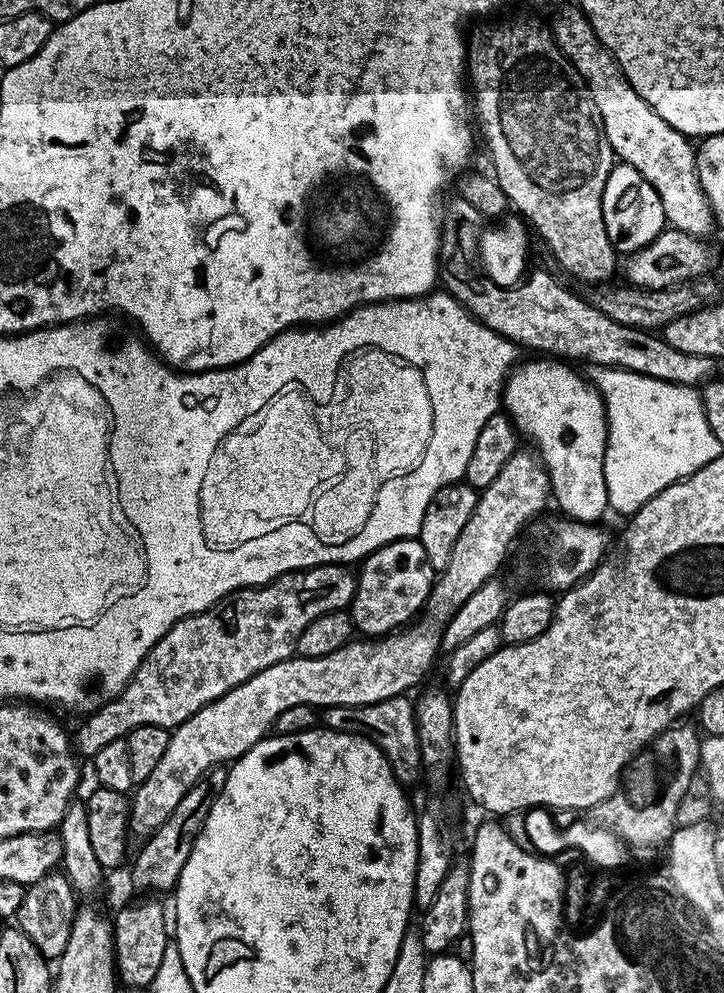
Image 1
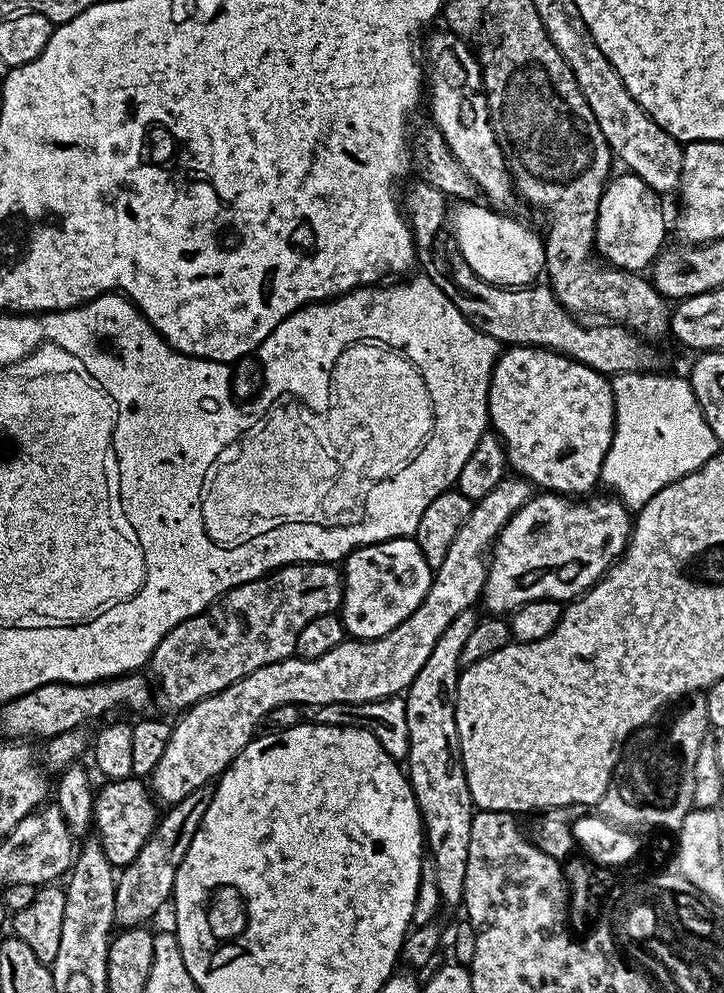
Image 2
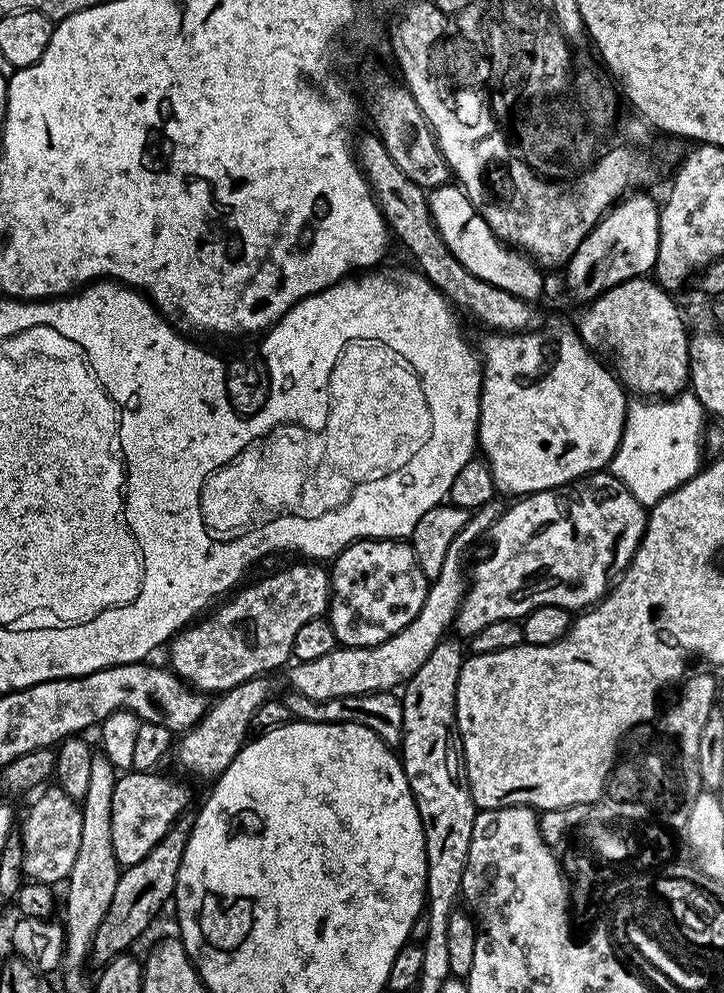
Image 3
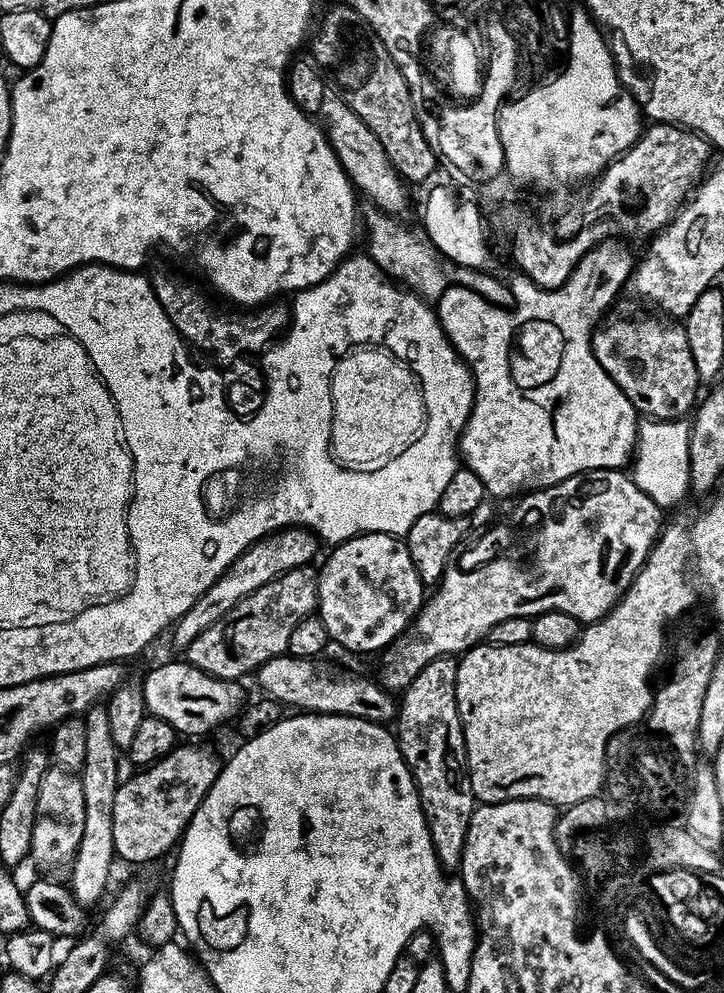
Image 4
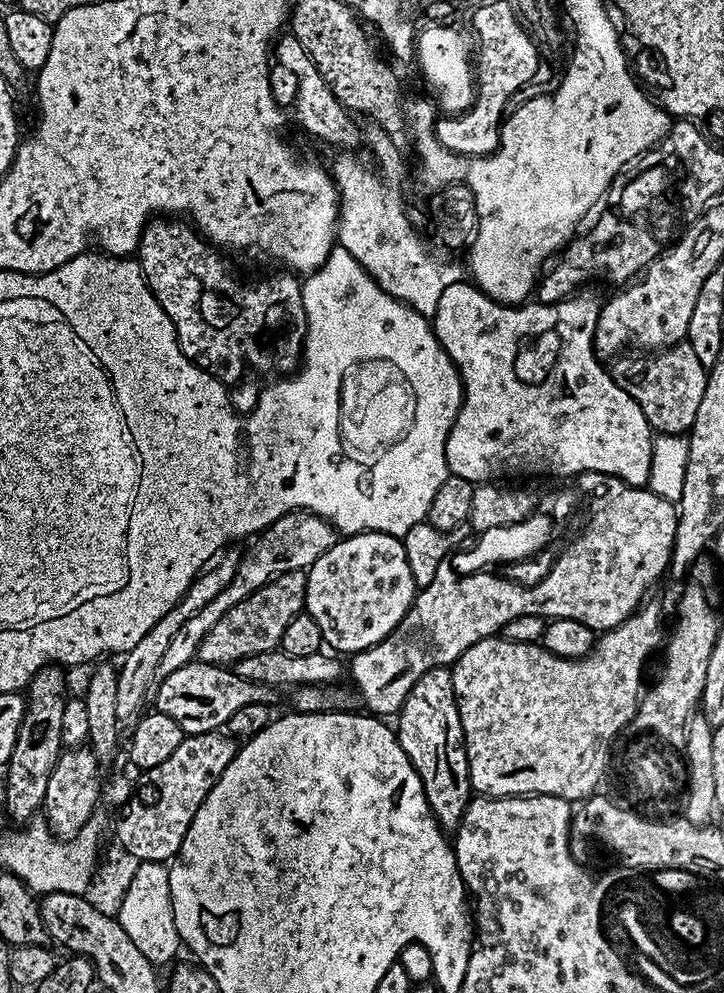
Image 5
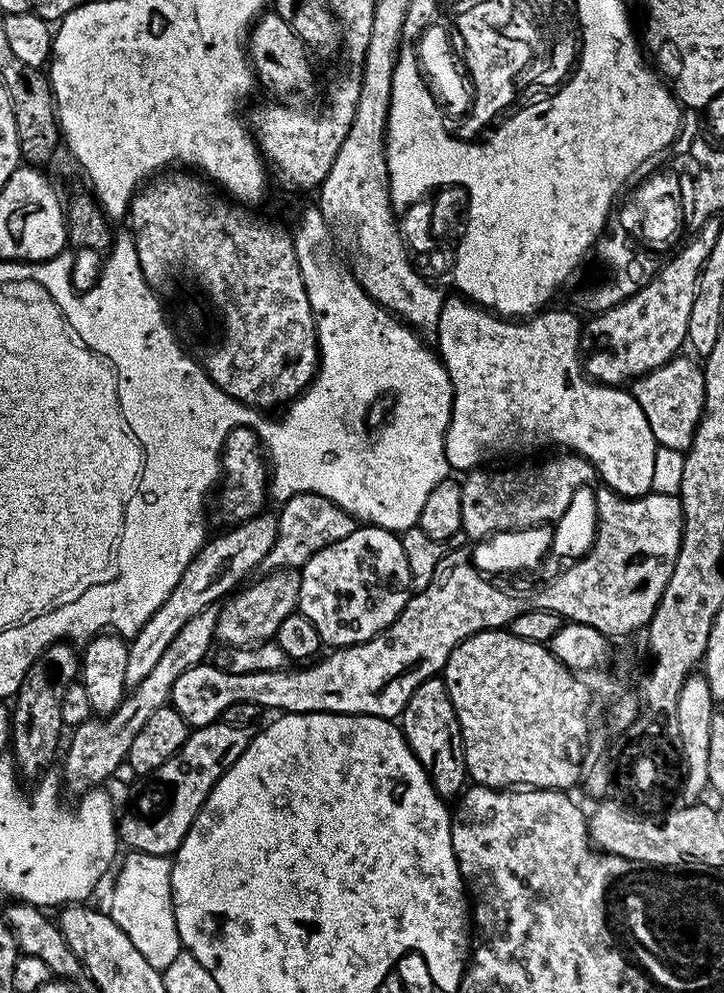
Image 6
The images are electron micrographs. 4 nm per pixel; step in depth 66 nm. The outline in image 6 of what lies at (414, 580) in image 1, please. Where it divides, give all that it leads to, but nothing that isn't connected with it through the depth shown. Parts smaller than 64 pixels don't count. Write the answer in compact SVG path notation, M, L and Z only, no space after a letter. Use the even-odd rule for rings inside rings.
M358 526L348 537L318 550L318 554L308 559L304 567L299 569L299 573L298 610L306 618L310 618L310 622L314 622L321 645L332 650L361 644L377 636L383 628L389 628L394 618L402 614L409 596L414 592L410 566L406 566L406 550L402 550L400 536L375 526Z

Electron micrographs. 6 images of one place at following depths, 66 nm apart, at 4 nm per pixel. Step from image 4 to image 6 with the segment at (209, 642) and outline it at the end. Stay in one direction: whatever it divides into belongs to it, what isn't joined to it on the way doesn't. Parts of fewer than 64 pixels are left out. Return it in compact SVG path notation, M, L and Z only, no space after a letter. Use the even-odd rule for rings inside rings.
M281 570L261 575L261 580L245 583L235 594L223 601L216 623L216 640L230 648L247 648L262 644L275 637L278 626L300 603L300 573Z

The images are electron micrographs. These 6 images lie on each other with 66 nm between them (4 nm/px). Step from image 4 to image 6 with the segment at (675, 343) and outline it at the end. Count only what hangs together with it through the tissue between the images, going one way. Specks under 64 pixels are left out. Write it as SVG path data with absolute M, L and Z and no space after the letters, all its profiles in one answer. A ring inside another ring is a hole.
M677 354L653 372L637 376L631 381L630 391L638 406L642 406L642 414L646 414L657 445L687 453L694 442L696 423L704 413L704 370L691 355L684 355Z

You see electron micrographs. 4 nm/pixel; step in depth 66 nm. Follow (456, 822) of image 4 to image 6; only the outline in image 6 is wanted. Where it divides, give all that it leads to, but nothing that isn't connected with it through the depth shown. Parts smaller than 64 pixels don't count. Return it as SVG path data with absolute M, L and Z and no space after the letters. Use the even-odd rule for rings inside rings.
M431 676L422 682L422 686L418 686L418 690L414 690L414 694L410 694L410 702L406 702L402 713L402 727L412 753L426 770L436 793L445 798L459 797L466 788L464 780L469 779L464 739L456 711L450 702L450 694L440 676Z

